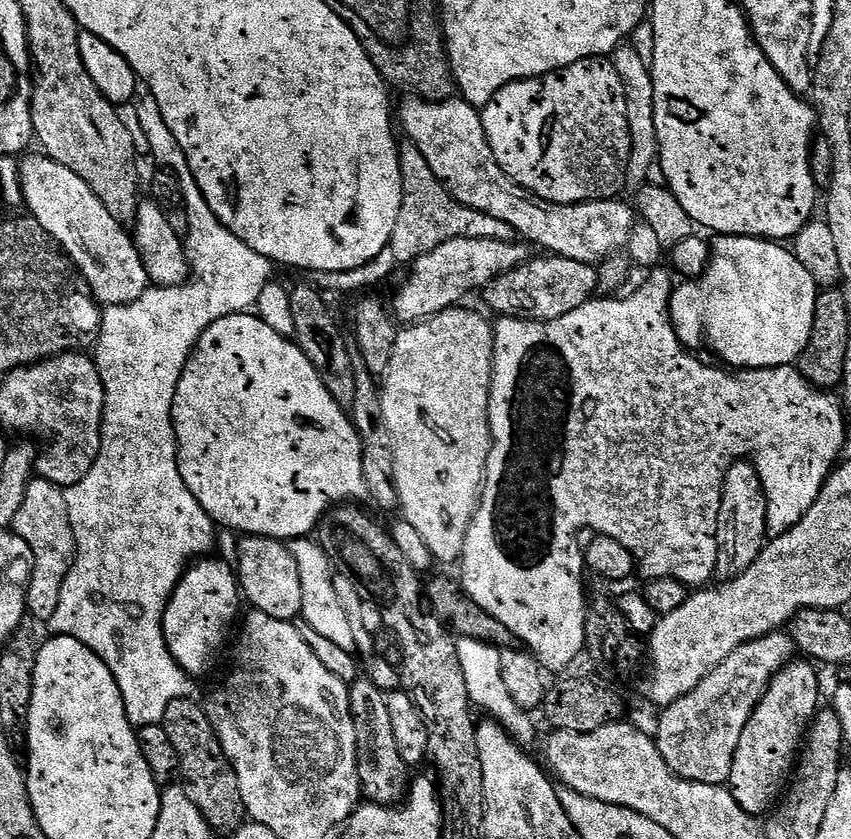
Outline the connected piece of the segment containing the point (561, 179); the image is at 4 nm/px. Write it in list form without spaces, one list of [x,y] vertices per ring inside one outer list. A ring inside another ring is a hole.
[[[611,59],[574,62],[548,76],[514,82],[483,108],[482,115],[496,161],[512,179],[550,204],[615,200],[621,195],[624,183],[629,183],[632,135],[628,121],[628,99],[622,78]]]

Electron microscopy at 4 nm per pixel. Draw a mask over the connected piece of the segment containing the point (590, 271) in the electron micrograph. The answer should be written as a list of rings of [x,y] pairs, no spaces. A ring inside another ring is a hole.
[[[555,254],[530,258],[512,272],[495,276],[487,286],[488,304],[500,314],[515,314],[529,320],[557,320],[588,303],[597,295],[600,276],[596,264],[578,262]]]

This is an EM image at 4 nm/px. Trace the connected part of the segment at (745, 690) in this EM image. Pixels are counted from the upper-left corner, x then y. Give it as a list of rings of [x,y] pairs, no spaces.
[[[777,630],[771,632],[769,636],[763,636],[757,640],[751,640],[749,644],[744,644],[738,650],[734,650],[734,654],[730,654],[730,658],[726,658],[726,662],[722,662],[722,666],[714,669],[704,681],[700,683],[690,694],[682,697],[678,703],[672,705],[671,708],[665,708],[659,713],[660,715],[660,736],[658,735],[658,743],[664,752],[664,755],[671,758],[673,767],[676,768],[681,775],[687,777],[688,780],[698,780],[703,784],[723,784],[727,785],[732,778],[732,771],[736,765],[736,752],[740,749],[740,736],[746,730],[746,726],[750,722],[750,718],[756,712],[756,707],[760,705],[760,700],[768,692],[768,685],[772,683],[778,673],[783,670],[788,663],[797,655],[798,647],[787,631]]]

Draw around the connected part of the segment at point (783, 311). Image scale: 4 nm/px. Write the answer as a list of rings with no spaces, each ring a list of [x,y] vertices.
[[[720,236],[717,239],[716,253],[711,253],[710,263],[705,267],[701,276],[689,279],[684,285],[677,287],[672,293],[672,325],[676,328],[676,333],[680,335],[681,340],[691,341],[691,336],[704,336],[704,340],[724,358],[730,358],[736,363],[741,364],[739,367],[744,370],[753,368],[783,368],[792,366],[797,363],[809,351],[813,343],[813,332],[815,330],[815,312],[816,299],[818,295],[818,285],[816,280],[810,274],[810,270],[800,259],[797,258],[795,251],[788,252],[783,243],[762,240],[758,236]]]

